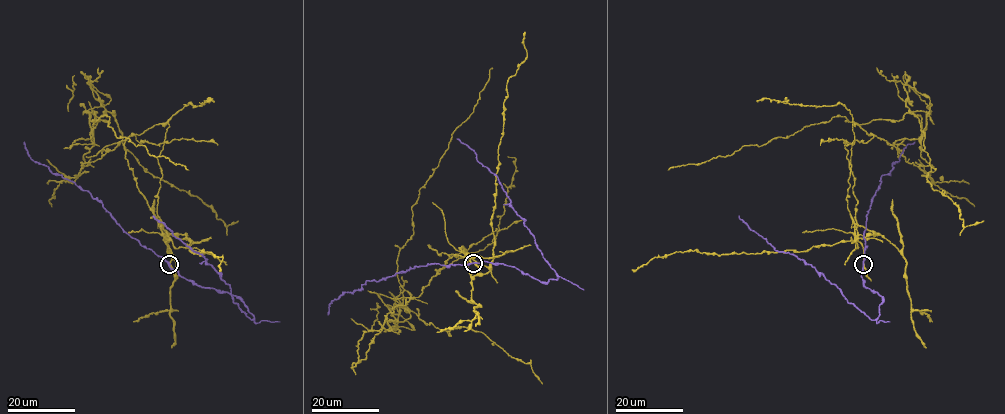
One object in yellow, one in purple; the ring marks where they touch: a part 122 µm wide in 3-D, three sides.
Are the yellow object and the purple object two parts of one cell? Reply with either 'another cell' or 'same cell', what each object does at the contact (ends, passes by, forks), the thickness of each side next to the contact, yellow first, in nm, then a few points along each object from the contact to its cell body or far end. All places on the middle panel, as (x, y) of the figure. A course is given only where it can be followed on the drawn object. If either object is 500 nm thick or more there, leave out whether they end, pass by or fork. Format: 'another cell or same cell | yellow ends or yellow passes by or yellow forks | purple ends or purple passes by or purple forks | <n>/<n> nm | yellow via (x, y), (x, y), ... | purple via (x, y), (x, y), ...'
another cell | yellow passes by | purple passes by | 190/320 nm | yellow via (474, 263), (462, 246), (473, 252), (396, 305), (388, 326), (398, 326), (412, 206), (492, 67) | purple via (473, 263), (486, 261), (514, 266), (543, 282), (557, 276), (510, 205), (498, 178), (456, 139)

